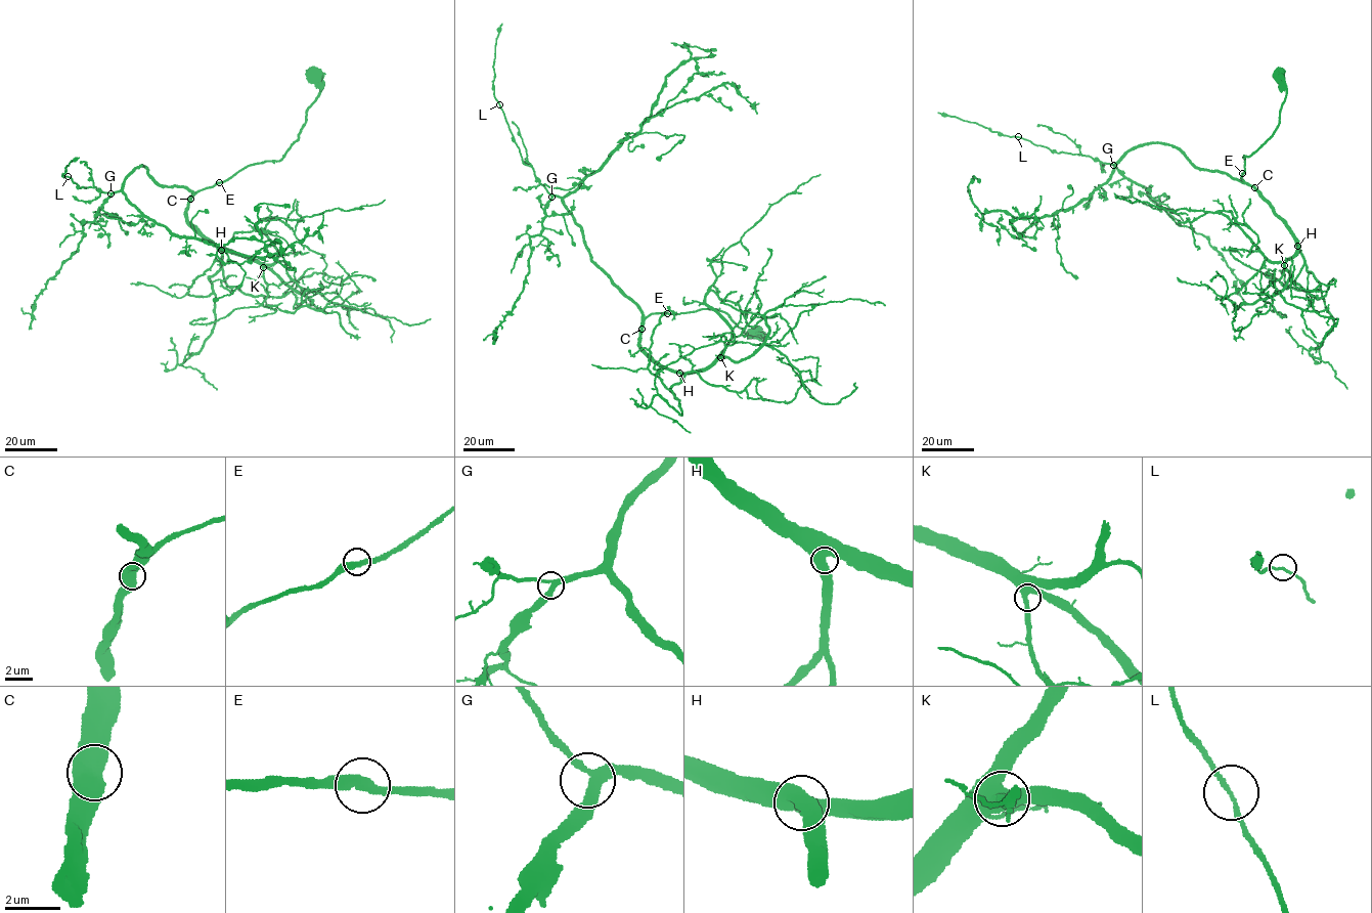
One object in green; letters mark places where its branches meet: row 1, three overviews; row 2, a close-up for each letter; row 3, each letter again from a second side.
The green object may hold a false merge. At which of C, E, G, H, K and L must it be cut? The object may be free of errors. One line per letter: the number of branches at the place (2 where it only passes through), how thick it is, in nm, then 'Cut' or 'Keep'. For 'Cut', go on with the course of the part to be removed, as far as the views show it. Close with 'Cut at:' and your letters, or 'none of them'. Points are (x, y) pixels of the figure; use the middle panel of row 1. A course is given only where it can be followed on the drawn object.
C: Branches: 2. Thickness 650 nm. Keep
E: Branches: 2. Thickness 380 nm. Keep
G: Branches: 3. Thickness 340 nm. Keep
H: Branches: 2. Thickness 600 nm. Keep
K: Branches: 3. Thickness 400 nm. Keep
L: Branches: 2. Thickness 160 nm. Keep
Cut at: none of them

